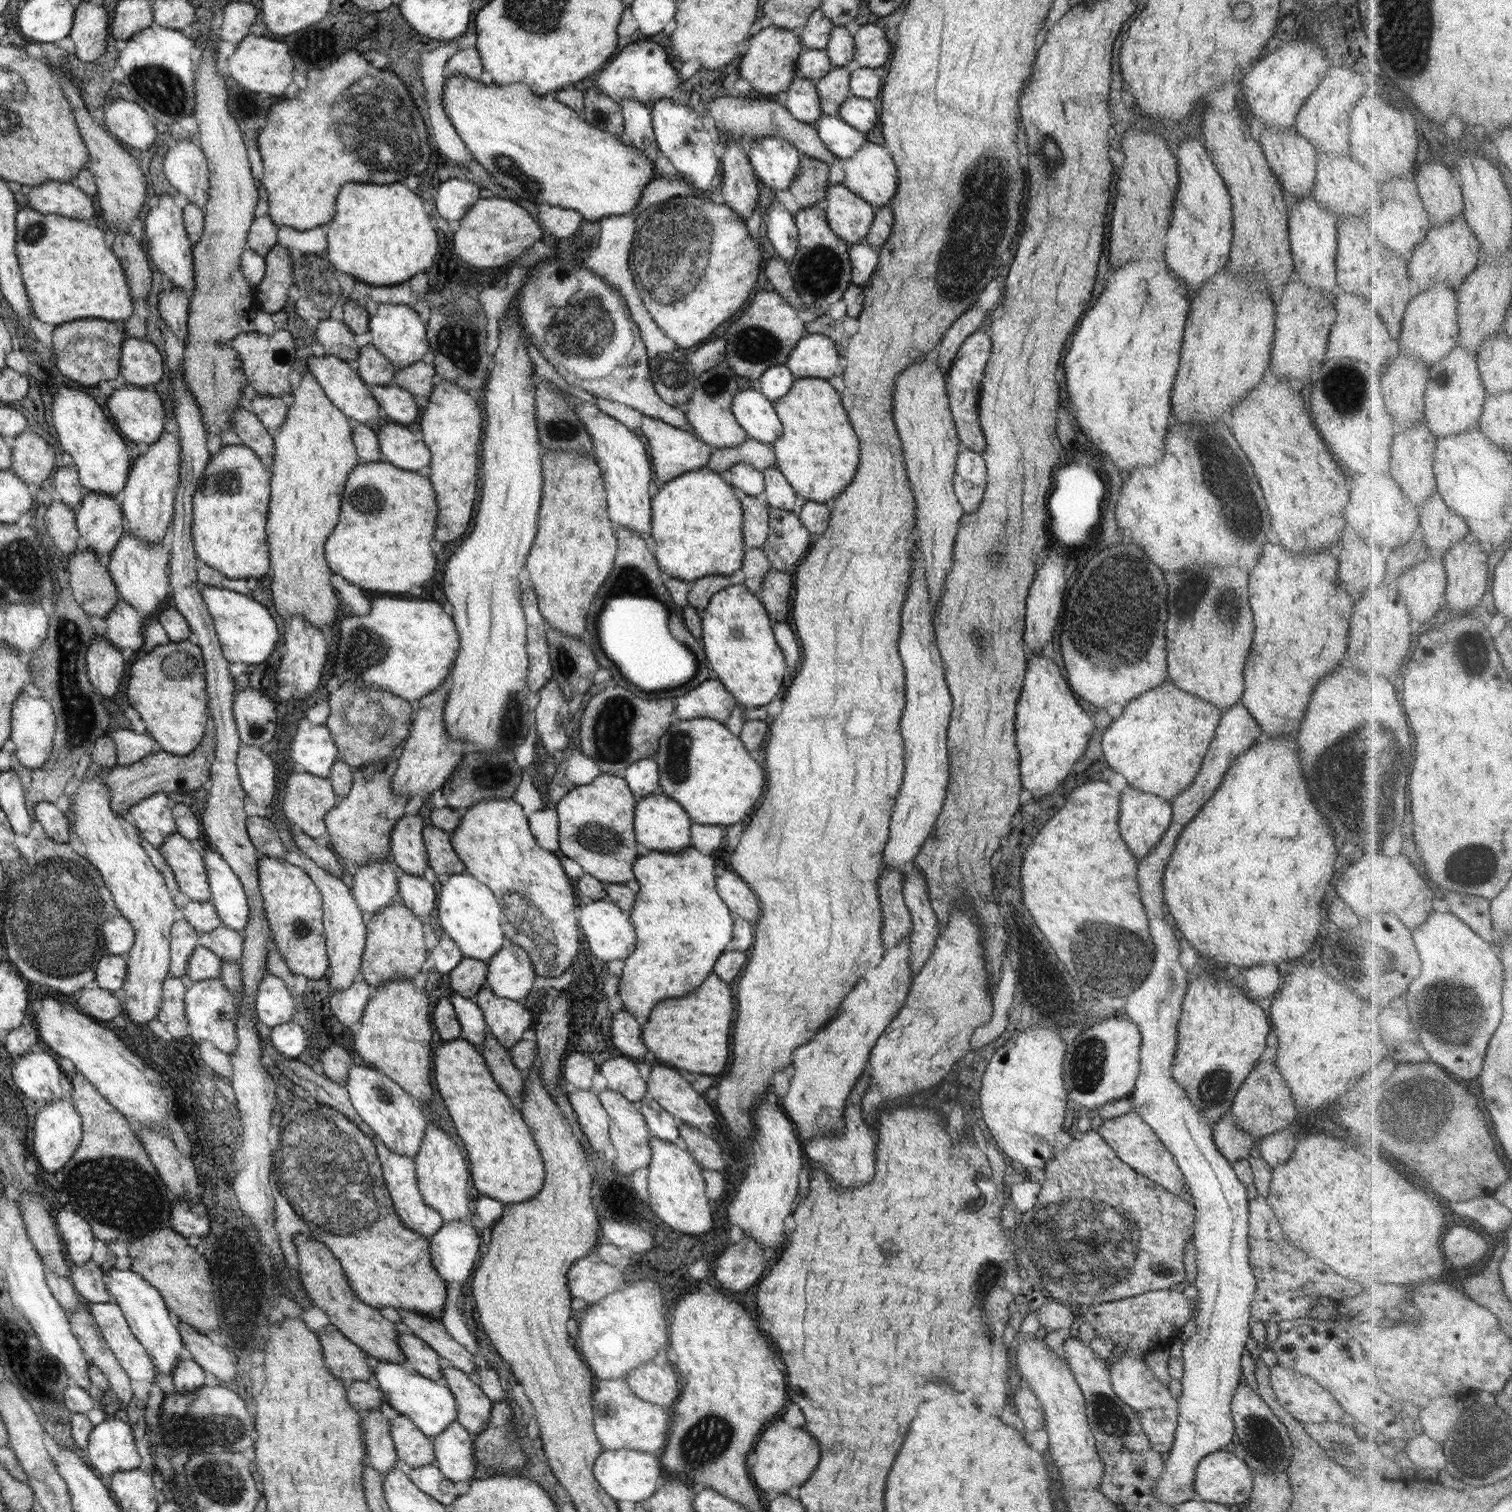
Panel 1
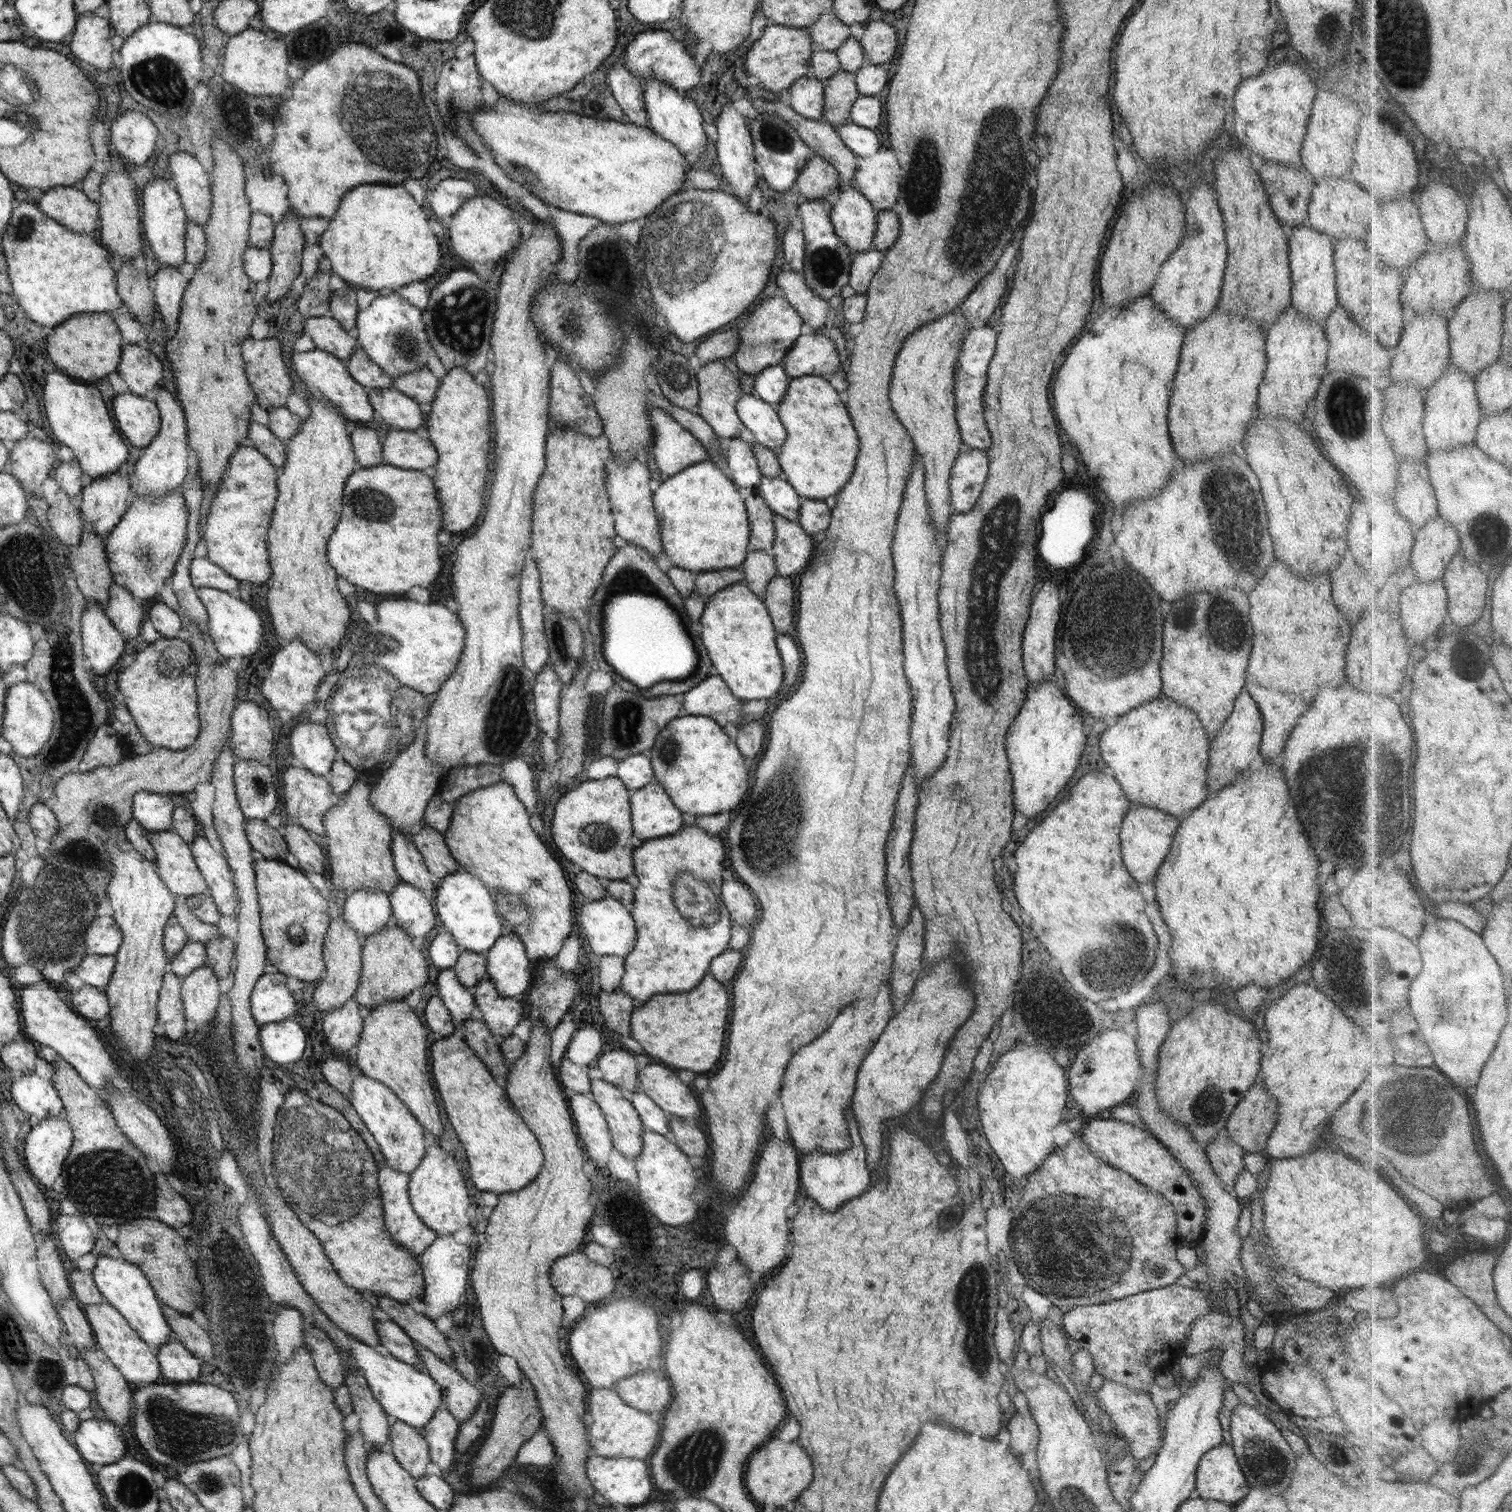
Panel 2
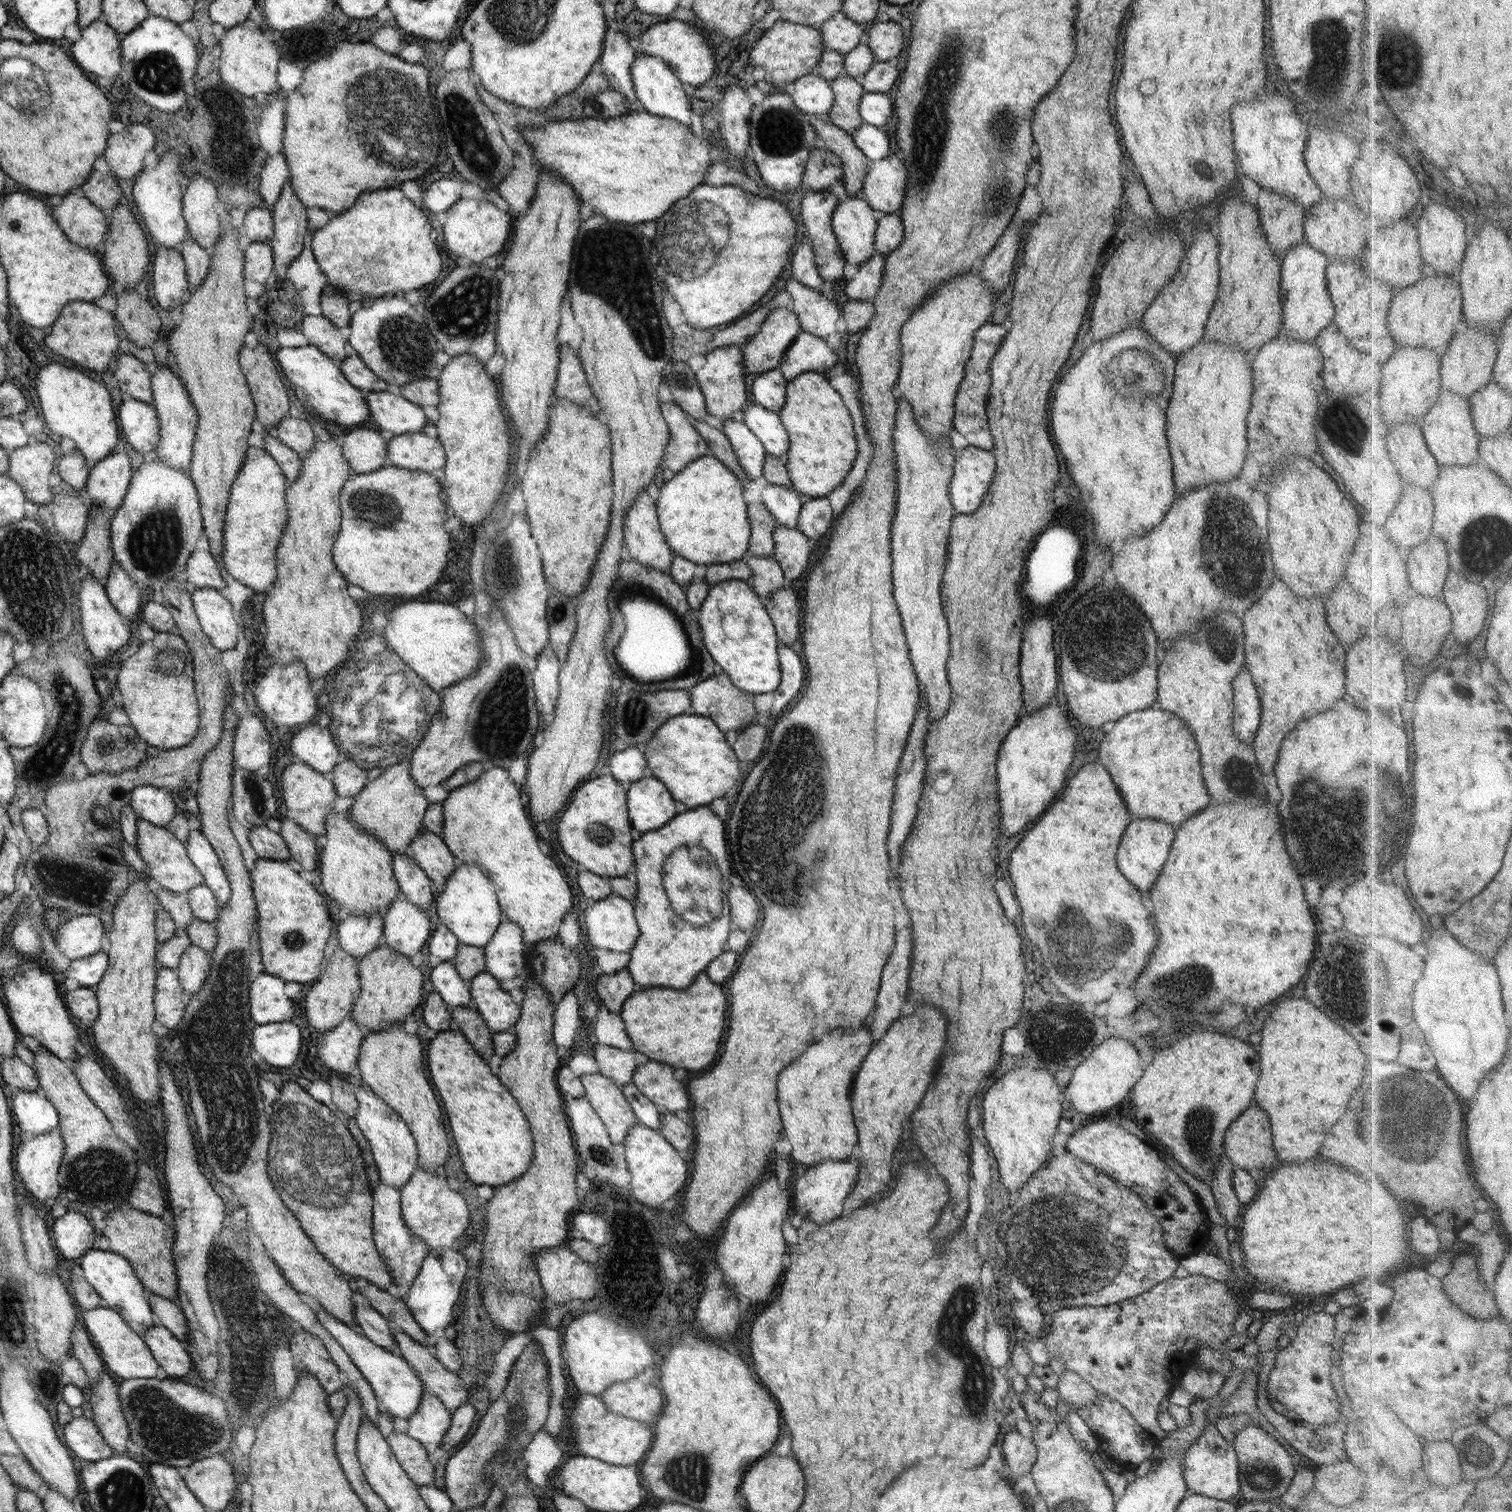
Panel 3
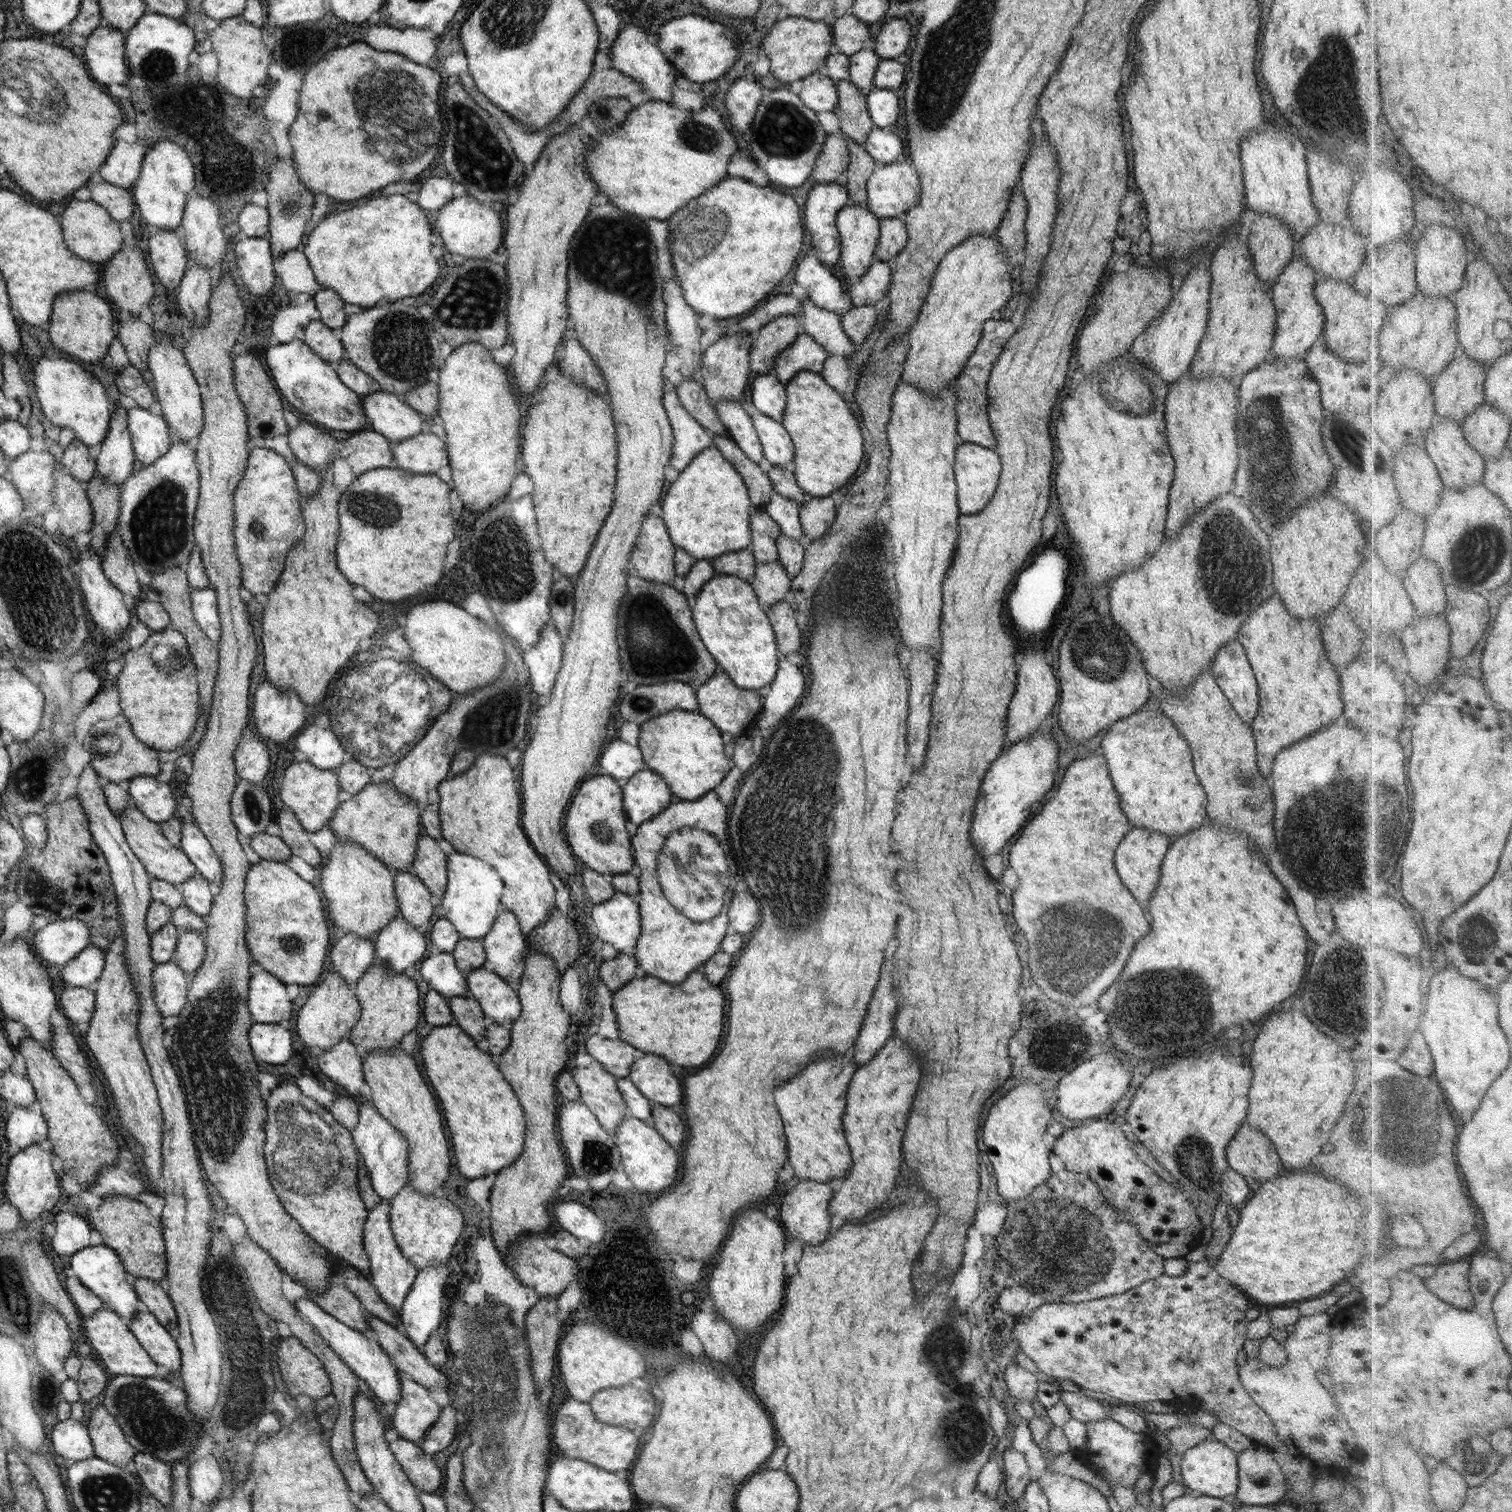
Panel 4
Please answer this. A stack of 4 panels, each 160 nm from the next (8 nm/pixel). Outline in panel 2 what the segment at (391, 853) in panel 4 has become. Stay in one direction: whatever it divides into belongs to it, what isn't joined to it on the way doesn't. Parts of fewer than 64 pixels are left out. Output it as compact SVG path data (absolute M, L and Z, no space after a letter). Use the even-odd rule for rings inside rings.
M424 740L414 741L398 757L394 758L391 766L380 776L378 784L372 788L370 801L372 808L383 814L392 824L394 832L410 832L412 824L420 822L426 812L428 801L436 794L442 774L448 768L443 768L435 762L430 762L425 754Z

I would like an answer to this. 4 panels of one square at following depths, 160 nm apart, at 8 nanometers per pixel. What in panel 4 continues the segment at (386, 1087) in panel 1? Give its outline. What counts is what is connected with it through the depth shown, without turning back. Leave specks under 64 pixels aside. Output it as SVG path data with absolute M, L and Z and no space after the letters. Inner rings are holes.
M360 1099L359 1122L351 1131L351 1135L354 1136L355 1148L364 1160L373 1190L380 1199L391 1201L406 1188L410 1177L408 1174L410 1161L408 1140L404 1139L404 1135L384 1119L375 1106L368 1105L364 1099Z

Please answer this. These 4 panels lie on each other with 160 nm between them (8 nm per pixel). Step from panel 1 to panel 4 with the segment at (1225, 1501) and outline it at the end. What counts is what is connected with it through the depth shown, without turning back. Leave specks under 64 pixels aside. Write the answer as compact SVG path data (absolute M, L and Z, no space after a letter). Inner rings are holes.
M1217 1437L1210 1438L1189 1448L1182 1454L1180 1474L1184 1484L1192 1490L1198 1490L1203 1495L1228 1499L1237 1491L1239 1483L1239 1468L1237 1467L1237 1452L1224 1445Z

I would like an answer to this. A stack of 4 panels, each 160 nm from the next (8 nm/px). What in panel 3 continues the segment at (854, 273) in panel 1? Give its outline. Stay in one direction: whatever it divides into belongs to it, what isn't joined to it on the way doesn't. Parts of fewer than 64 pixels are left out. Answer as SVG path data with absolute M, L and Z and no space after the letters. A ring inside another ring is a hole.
M874 253L859 265L858 272L846 283L844 292L850 300L872 301L883 279L885 255Z

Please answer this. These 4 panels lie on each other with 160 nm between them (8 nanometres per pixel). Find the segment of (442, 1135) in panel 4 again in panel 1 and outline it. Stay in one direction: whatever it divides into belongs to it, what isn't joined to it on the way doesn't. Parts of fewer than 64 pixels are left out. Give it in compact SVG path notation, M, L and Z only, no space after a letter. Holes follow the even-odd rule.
M396 978L372 990L362 1018L354 1028L354 1048L360 1058L388 1075L422 1105L430 1104L432 1096L432 1020L428 1012L430 997L418 992L411 980Z

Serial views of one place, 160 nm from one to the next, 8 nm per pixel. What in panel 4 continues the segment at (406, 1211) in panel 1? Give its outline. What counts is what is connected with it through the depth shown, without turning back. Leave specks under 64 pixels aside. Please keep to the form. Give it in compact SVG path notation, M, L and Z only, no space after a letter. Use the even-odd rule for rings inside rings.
M380 1200L369 1211L366 1228L363 1232L363 1246L371 1260L371 1274L368 1279L374 1285L376 1292L379 1292L379 1295L384 1299L384 1302L390 1308L399 1310L403 1306L407 1294L411 1292L411 1286L415 1284L419 1271L403 1255L403 1251L400 1250L398 1243L395 1241L394 1232L391 1230L390 1201Z

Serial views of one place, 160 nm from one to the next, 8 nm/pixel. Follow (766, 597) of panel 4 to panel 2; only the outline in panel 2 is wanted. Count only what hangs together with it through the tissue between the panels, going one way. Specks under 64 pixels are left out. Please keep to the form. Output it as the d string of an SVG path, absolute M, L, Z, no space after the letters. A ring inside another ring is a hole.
M760 550L749 551L740 565L744 572L744 584L754 593L762 596L768 583L778 575L775 558Z

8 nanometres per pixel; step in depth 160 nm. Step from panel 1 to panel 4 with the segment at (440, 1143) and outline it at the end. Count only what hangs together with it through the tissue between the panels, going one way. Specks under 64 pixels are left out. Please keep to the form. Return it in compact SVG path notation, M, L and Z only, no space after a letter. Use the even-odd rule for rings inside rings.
M406 1186L398 1196L392 1198L390 1210L391 1230L403 1255L418 1271L426 1267L446 1264L452 1246L458 1242L464 1230L464 1214L444 1196L420 1195L412 1187Z

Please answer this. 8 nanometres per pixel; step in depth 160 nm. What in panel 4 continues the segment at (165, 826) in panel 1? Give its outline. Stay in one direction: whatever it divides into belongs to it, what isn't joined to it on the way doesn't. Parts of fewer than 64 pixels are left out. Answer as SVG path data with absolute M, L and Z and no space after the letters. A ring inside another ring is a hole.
M144 775L134 777L124 785L133 806L143 811L152 822L161 824L171 820L176 802L169 784L158 782L152 775Z

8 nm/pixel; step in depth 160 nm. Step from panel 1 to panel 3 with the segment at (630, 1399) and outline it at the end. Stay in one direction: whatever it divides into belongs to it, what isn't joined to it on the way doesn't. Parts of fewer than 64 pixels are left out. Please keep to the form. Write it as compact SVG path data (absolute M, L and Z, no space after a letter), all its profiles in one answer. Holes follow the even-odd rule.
M580 1394L567 1420L568 1430L574 1438L574 1446L579 1455L597 1458L614 1466L636 1464L652 1446L654 1434L649 1424L608 1412L599 1396Z

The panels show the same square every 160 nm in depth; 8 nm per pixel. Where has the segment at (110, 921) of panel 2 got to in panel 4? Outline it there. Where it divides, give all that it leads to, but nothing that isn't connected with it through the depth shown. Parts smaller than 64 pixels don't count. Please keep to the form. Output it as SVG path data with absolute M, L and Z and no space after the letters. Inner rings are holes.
M68 918L52 922L36 931L36 952L53 966L63 968L67 962L88 948L92 932L86 922Z

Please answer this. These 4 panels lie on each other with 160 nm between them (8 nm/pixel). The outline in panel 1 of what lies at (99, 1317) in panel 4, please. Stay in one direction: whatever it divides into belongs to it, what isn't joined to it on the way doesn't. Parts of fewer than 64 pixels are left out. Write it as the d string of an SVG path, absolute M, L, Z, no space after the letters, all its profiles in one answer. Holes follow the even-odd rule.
M86 1302L95 1317L102 1336L110 1350L132 1380L152 1382L156 1376L155 1363L146 1347L130 1332L130 1324L121 1308L114 1302L110 1304Z

